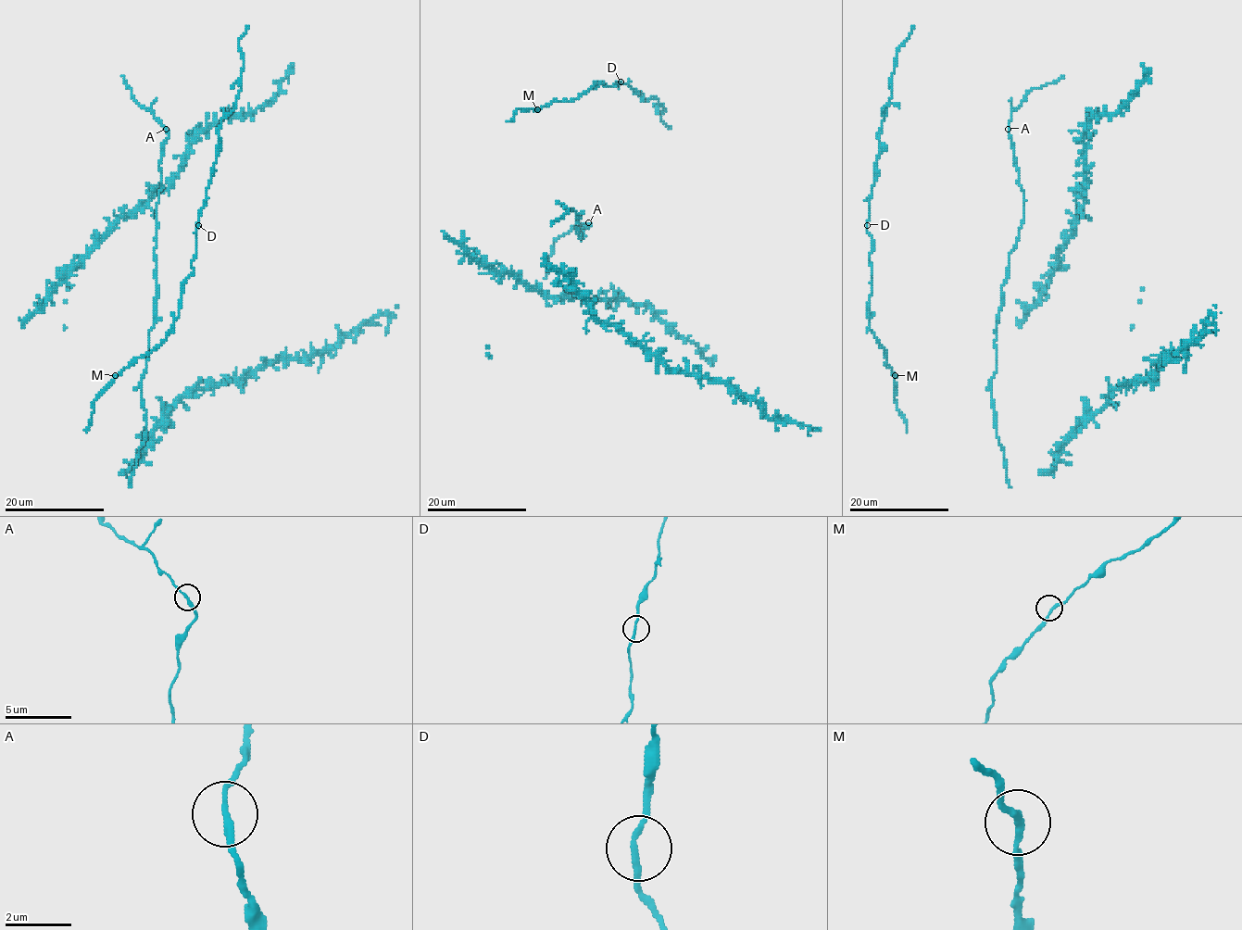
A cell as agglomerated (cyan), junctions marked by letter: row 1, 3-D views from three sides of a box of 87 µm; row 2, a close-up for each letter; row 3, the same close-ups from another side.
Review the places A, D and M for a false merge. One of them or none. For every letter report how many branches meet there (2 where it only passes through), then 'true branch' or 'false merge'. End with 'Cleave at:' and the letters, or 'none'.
A: branches 2; true branch
D: branches 2; true branch
M: branches 2; true branch
Cleave at: none

